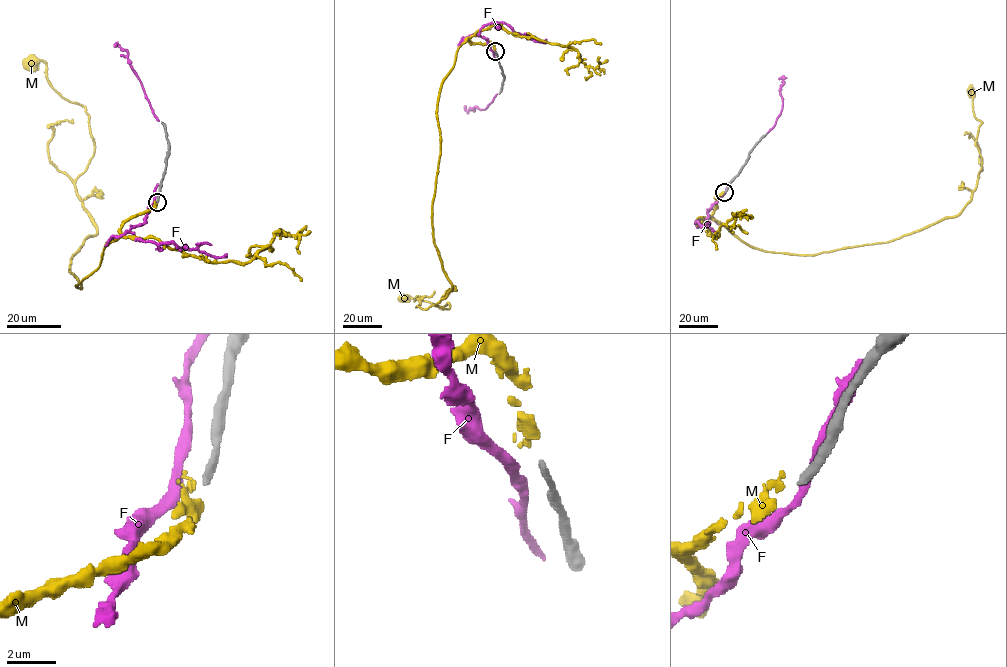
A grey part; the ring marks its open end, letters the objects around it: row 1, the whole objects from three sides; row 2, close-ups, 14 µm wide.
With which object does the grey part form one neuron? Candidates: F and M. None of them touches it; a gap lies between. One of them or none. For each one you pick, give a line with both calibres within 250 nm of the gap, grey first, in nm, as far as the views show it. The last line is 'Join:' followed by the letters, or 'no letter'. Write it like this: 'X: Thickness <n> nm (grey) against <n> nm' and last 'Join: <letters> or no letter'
Join: no letter

